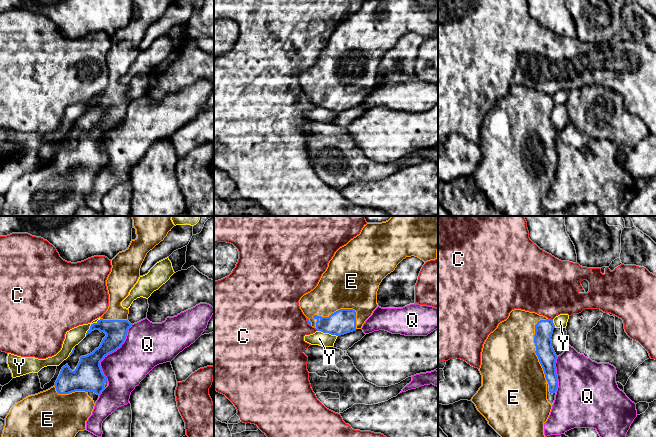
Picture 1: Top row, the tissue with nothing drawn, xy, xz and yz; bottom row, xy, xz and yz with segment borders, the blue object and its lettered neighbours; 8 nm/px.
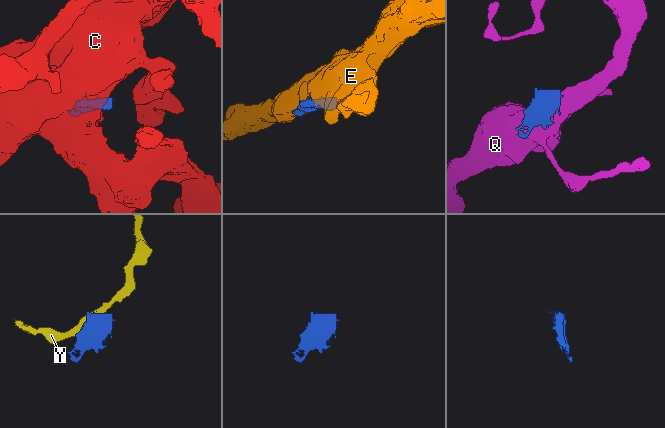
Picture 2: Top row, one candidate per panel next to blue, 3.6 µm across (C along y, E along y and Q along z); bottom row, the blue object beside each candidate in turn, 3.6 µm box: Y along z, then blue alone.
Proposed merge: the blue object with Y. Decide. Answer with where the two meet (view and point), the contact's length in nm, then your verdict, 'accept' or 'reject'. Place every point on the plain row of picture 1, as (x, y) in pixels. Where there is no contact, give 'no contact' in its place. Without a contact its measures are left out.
xy (90, 102) | 180 nm | reject

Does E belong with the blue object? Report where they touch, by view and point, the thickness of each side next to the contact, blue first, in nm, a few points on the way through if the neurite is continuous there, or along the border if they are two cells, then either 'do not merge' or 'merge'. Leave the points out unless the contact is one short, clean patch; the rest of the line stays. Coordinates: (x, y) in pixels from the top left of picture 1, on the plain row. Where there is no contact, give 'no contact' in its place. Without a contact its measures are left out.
contact xz (342, 85); calibres 200 and 440 nm; merge

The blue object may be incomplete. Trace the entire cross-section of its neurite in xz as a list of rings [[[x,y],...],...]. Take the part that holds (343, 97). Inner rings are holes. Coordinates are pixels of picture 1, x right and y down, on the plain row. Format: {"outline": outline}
{"outline": [[[366,0],[359,11],[335,28],[317,62],[300,74],[300,85],[308,100],[323,109],[341,112],[361,105],[378,83],[377,67],[382,56],[406,33],[415,32],[427,38],[437,35],[437,26],[438,0]]]}

